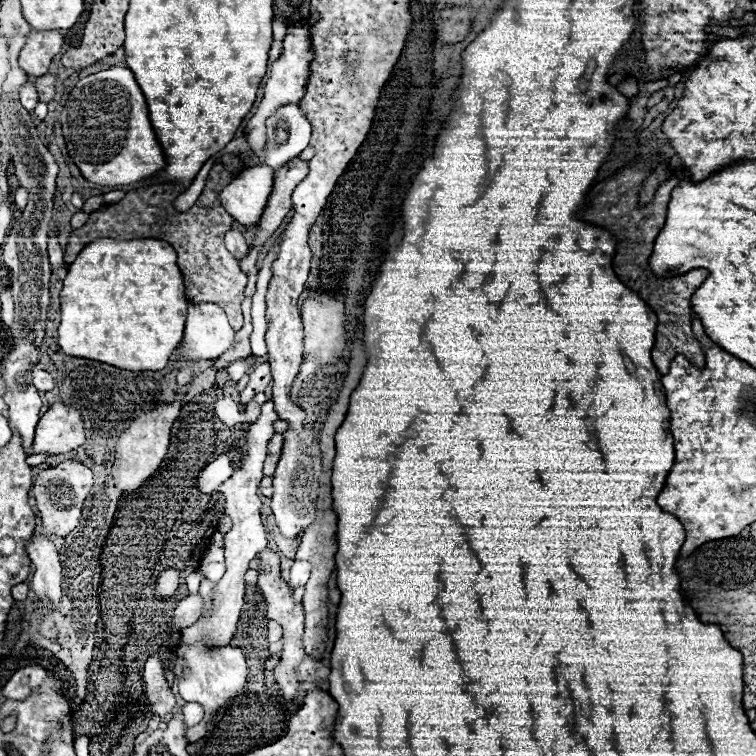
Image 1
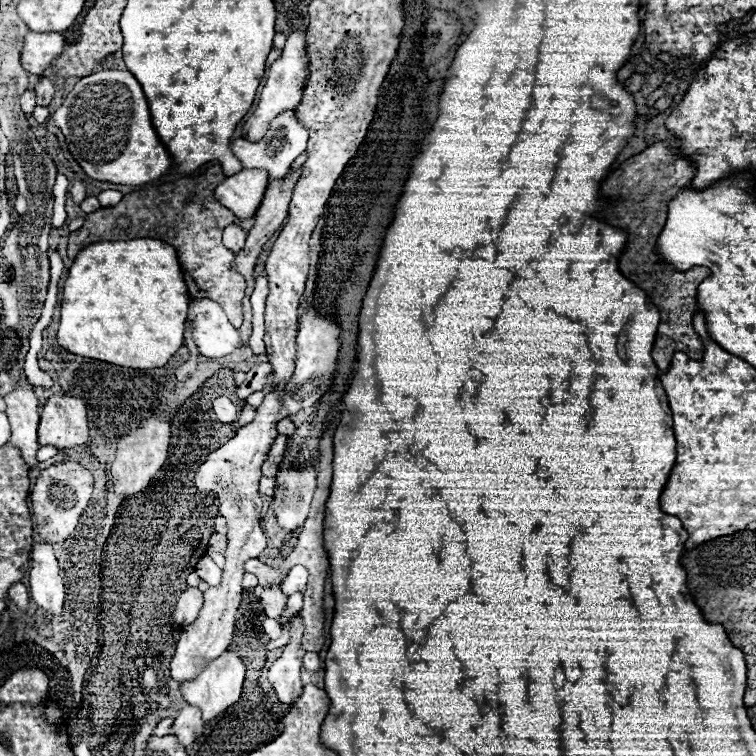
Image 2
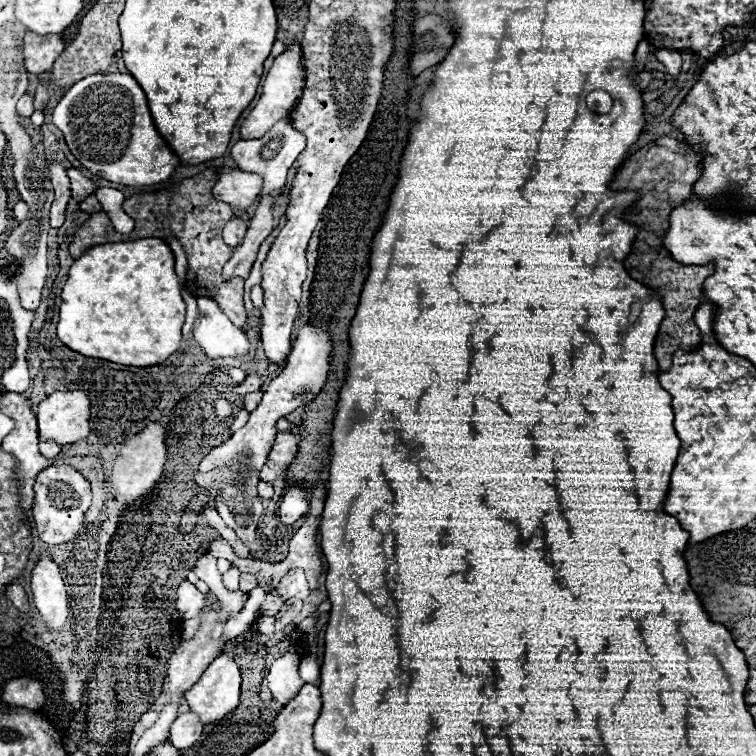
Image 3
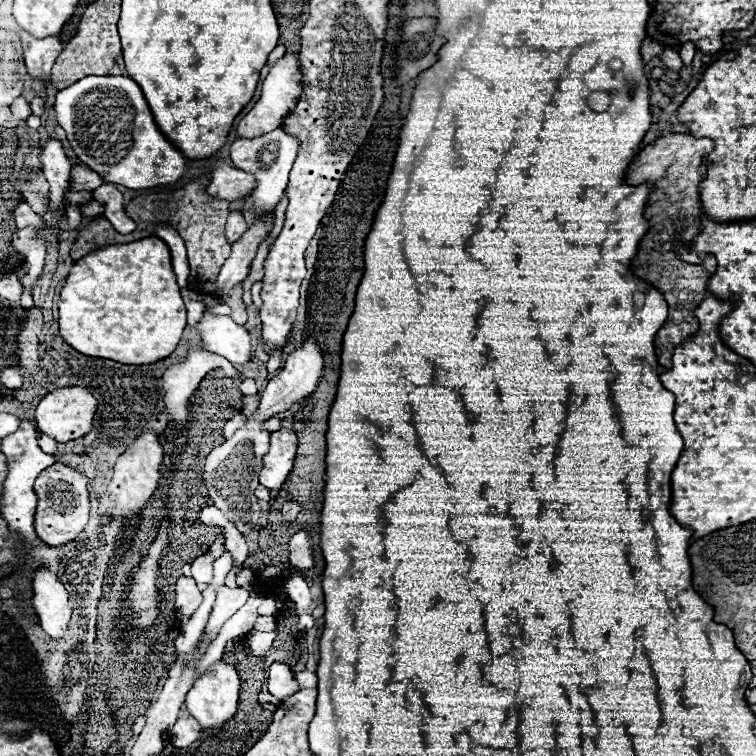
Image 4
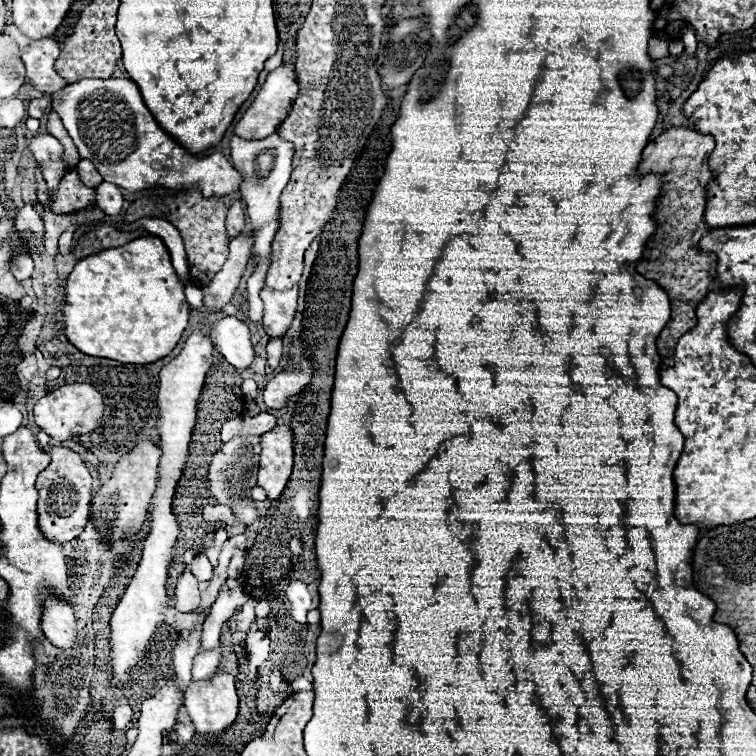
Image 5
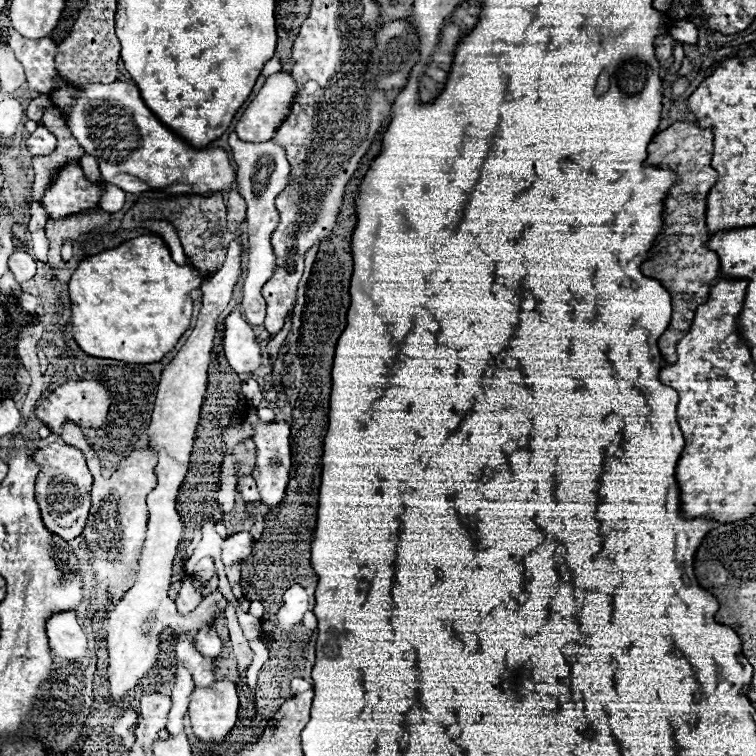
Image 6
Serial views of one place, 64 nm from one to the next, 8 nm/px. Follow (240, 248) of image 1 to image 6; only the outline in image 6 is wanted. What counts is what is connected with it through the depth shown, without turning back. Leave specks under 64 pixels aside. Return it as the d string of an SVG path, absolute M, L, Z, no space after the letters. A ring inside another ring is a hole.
M232 188L232 190L228 192L228 204L226 204L226 208L228 208L228 216L226 216L228 224L226 224L226 230L228 230L228 232L236 232L238 226L240 226L240 222L242 222L244 216L246 216L246 202L244 202L244 198L240 196L238 190Z

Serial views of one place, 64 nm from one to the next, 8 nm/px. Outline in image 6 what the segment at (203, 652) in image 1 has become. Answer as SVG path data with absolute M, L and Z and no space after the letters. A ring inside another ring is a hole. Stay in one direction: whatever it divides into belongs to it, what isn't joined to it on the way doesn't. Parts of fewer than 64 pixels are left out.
M220 680L212 688L196 688L190 696L188 714L192 732L200 742L222 742L238 718L236 684Z

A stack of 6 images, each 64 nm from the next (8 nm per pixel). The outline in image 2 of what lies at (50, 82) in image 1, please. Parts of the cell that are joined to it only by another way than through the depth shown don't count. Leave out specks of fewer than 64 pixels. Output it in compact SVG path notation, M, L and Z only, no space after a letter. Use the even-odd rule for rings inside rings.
M42 78L38 84L36 84L36 104L38 106L48 106L50 100L54 96L54 86L50 82L50 78Z

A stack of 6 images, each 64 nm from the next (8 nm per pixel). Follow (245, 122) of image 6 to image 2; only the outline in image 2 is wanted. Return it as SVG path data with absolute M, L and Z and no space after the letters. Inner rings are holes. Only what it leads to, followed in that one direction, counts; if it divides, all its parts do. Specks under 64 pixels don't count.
M292 32L286 40L286 46L280 54L280 58L270 66L268 70L268 78L266 78L266 84L262 88L262 94L260 94L260 102L254 110L254 114L246 120L242 132L244 132L244 138L246 140L260 140L264 138L264 134L268 132L268 126L272 122L272 118L276 118L276 114L282 114L284 110L290 110L290 108L296 108L300 104L300 98L302 98L302 90L306 86L306 78L308 78L308 54L306 54L306 42L304 42L304 32Z

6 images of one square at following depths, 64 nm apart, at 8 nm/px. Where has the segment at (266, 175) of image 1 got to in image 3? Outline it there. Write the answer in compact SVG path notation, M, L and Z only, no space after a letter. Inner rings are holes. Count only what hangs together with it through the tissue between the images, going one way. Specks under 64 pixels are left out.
M222 170L214 184L214 198L238 210L248 210L262 190L262 178L244 170Z

